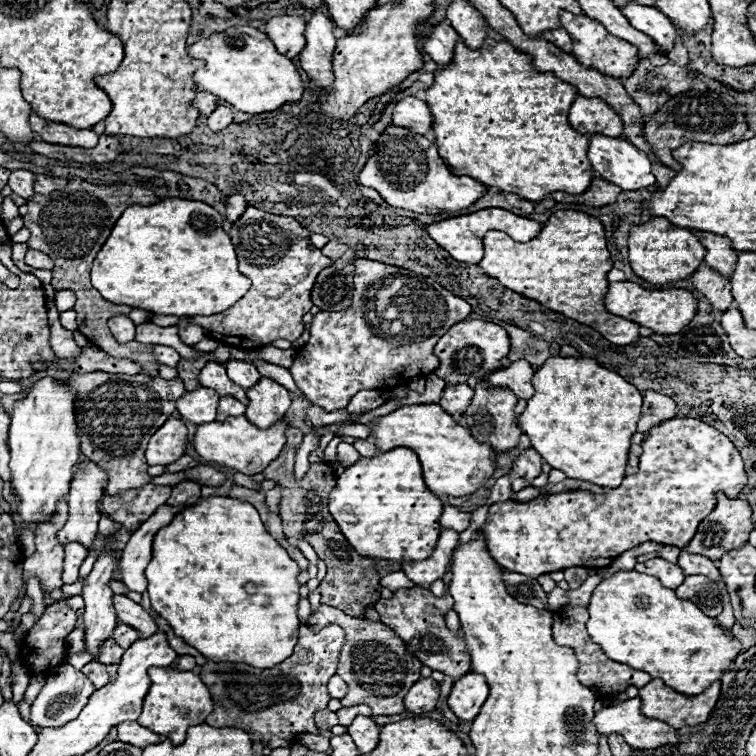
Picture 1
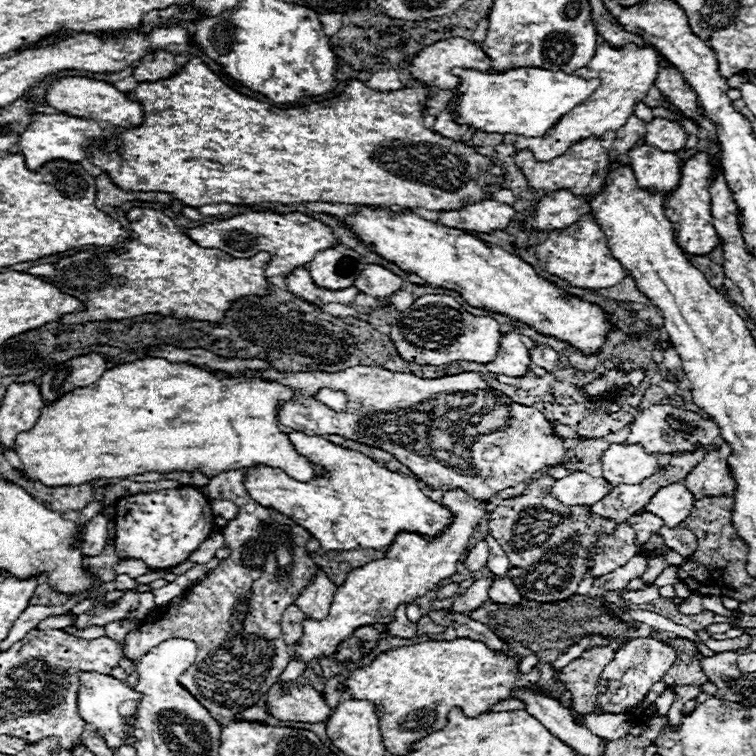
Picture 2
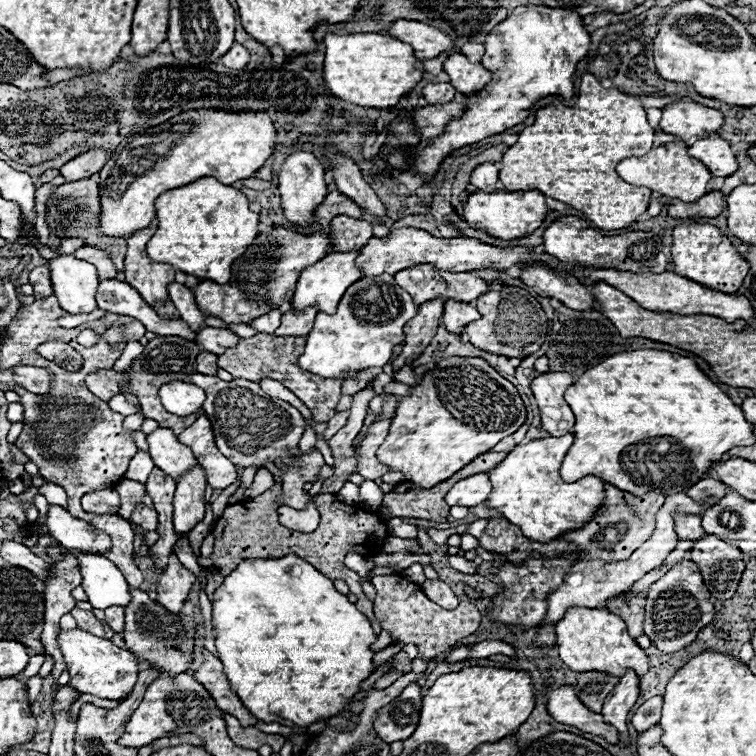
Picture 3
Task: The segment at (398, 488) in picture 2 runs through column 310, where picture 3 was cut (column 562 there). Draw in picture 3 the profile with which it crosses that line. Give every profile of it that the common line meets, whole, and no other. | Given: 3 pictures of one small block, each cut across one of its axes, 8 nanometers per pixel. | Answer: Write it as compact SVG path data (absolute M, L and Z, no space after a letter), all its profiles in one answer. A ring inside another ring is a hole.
M564 434L564 436L548 436L548 438L540 438L540 440L532 440L524 446L516 446L494 470L490 470L490 482L492 482L492 494L488 498L490 508L496 508L504 518L508 518L514 526L518 526L522 530L522 534L534 542L552 542L556 538L560 538L562 534L570 532L570 530L578 530L580 526L584 526L588 520L594 518L594 514L604 506L604 482L596 476L586 476L574 484L568 484L560 478L560 464L568 452L568 448L572 446L574 438L572 434Z

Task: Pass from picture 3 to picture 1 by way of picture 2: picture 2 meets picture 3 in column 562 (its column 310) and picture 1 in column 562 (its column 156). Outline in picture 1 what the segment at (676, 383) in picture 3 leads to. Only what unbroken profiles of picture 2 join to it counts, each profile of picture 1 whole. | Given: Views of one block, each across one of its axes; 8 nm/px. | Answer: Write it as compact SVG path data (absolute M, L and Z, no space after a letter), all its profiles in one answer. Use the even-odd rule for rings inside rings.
M548 358L534 374L534 396L528 400L526 410L518 418L518 426L530 436L532 448L556 470L562 470L566 478L584 480L606 488L620 486L624 478L624 468L628 464L630 440L636 434L636 424L640 420L642 392L626 382L620 374L602 368L594 358Z

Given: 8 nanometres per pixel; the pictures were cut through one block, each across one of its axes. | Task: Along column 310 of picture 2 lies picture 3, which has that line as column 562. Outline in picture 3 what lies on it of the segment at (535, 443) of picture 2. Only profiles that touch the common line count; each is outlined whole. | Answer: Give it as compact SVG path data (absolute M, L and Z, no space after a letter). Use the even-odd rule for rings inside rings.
M546 372L532 380L532 392L540 408L542 430L546 430L550 436L564 436L574 428L574 414L562 398L572 382L574 378L566 372Z

